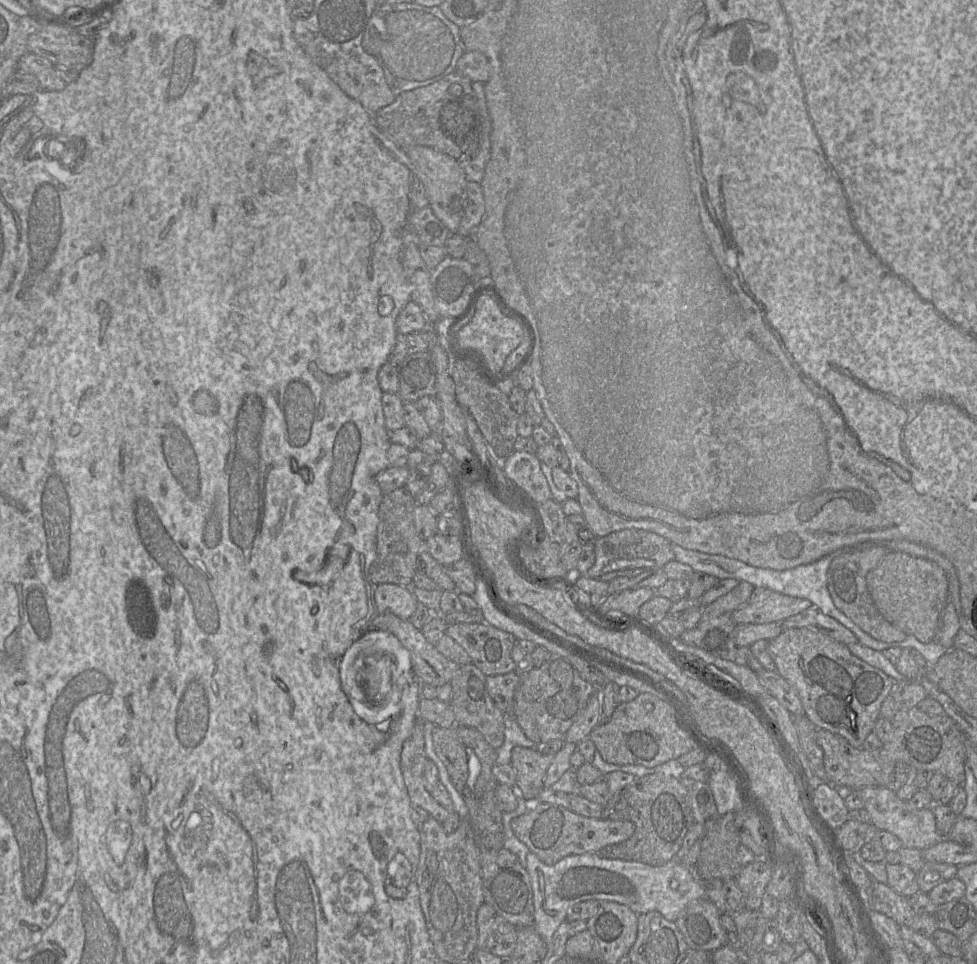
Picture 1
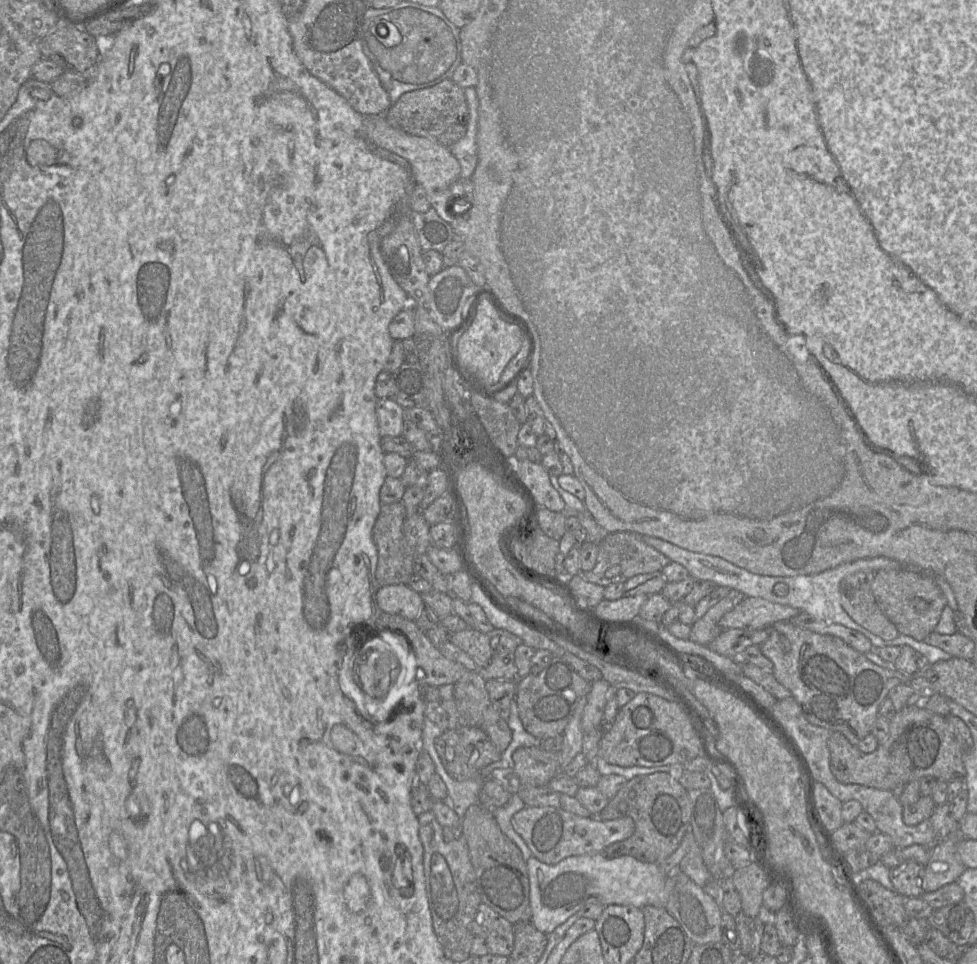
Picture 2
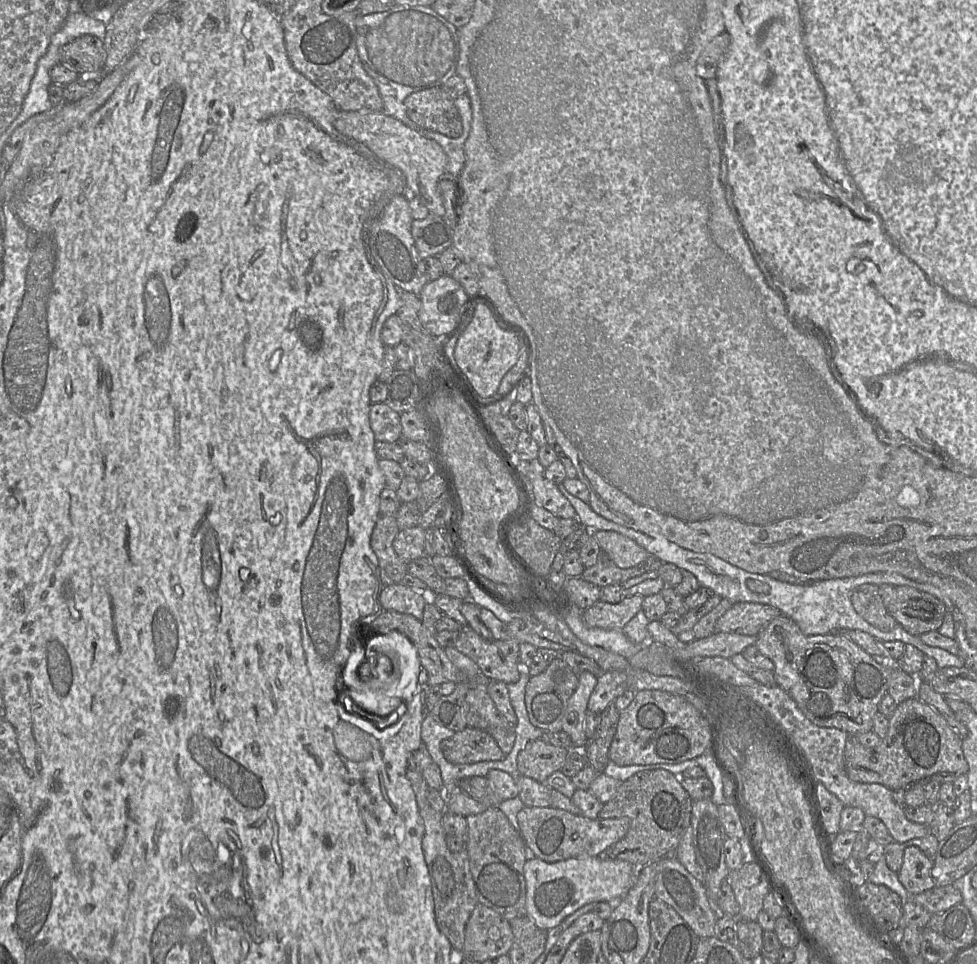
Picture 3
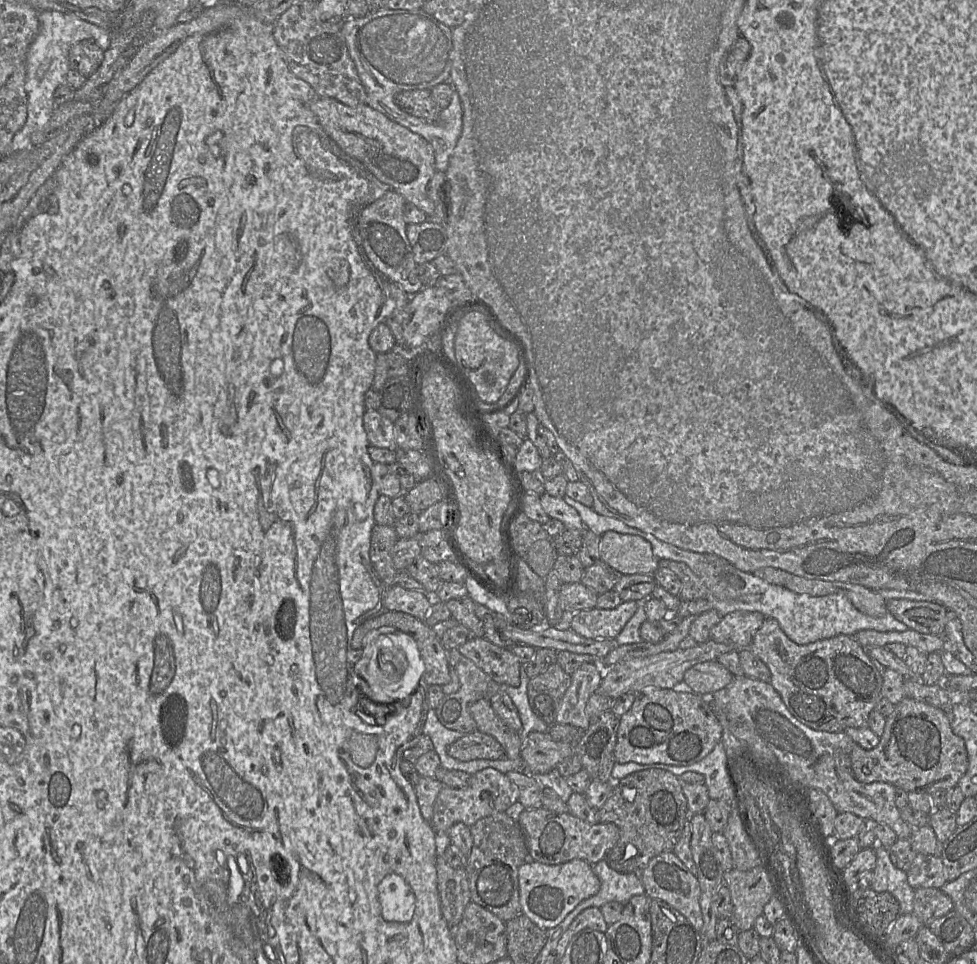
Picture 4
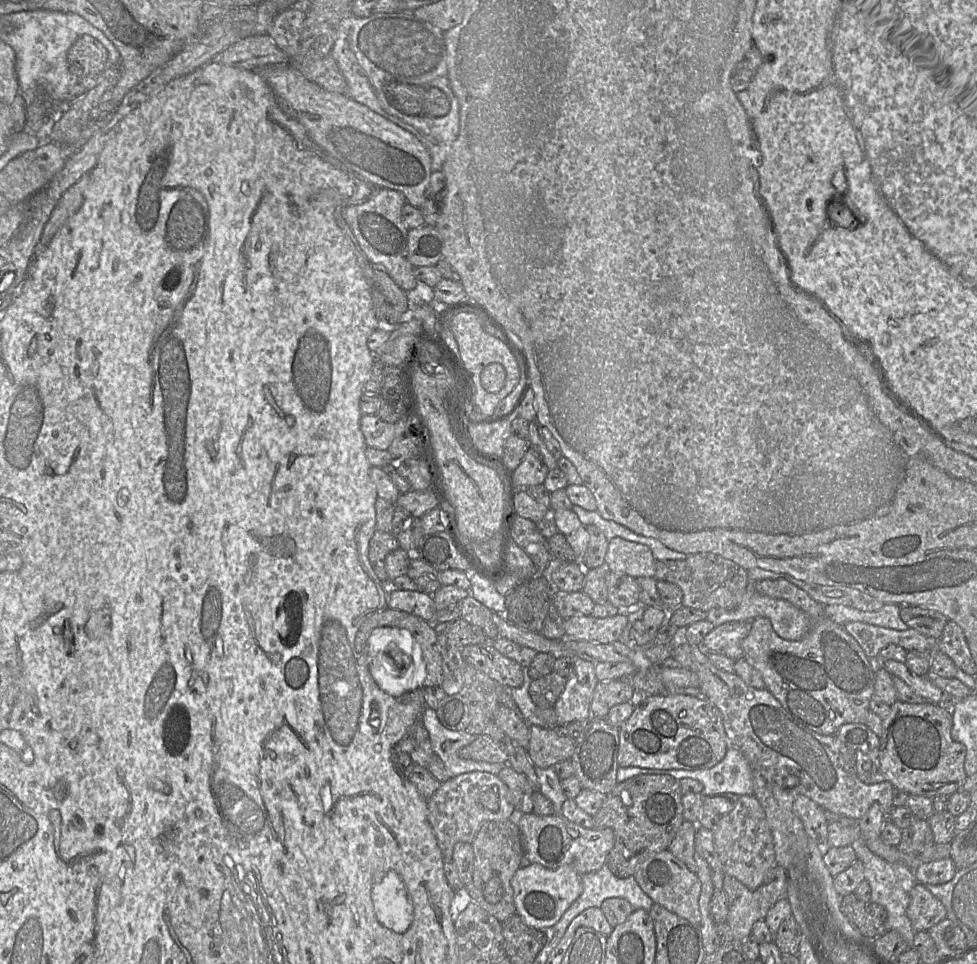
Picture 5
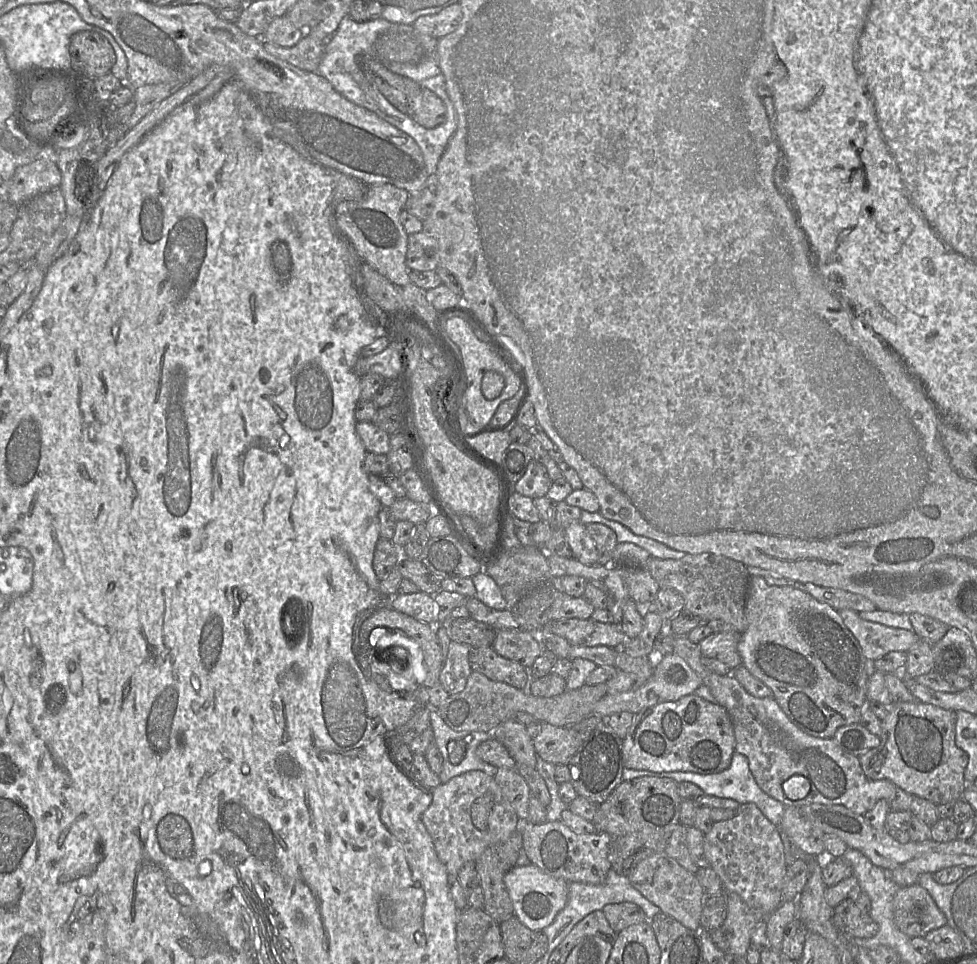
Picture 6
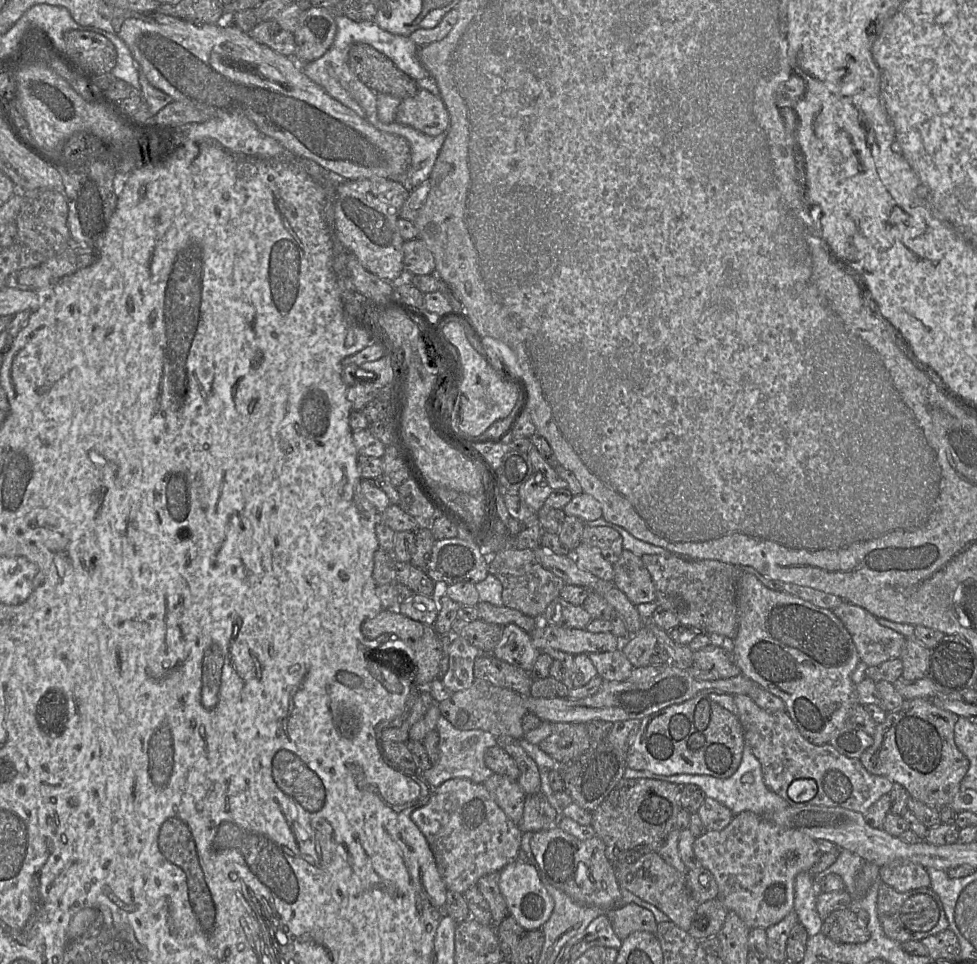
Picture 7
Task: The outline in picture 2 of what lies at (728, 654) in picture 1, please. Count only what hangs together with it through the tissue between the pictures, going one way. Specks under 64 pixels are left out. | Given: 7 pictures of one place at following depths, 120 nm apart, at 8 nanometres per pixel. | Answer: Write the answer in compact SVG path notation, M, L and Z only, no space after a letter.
M731 589L726 597L710 608L701 619L692 624L689 640L708 646L723 631L720 626L723 615L735 608L745 597L742 592Z

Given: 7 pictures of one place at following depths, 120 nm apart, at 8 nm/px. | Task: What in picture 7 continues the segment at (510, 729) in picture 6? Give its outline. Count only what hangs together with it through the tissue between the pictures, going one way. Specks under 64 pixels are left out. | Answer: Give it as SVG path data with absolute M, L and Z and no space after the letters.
M500 736L497 737L497 745L515 760L519 768L517 781L526 795L535 795L541 792L539 769L535 761L521 747L519 740L511 736Z

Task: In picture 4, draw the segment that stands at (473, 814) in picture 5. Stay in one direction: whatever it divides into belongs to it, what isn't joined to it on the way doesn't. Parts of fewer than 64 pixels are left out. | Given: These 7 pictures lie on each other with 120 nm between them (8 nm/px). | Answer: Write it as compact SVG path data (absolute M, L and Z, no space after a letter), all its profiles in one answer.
M486 768L471 775L469 784L464 788L452 788L443 786L434 803L433 818L431 825L435 832L446 832L456 823L463 823L471 827L478 820L490 816L494 813L505 812L519 799L518 787L507 777L506 774L493 768Z

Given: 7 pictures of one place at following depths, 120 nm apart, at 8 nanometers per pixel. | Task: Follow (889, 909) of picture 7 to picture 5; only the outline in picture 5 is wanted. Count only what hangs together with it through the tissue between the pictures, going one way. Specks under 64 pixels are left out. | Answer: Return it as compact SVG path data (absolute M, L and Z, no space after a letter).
M917 883L910 892L907 916L915 932L927 931L947 918L943 903L923 884Z

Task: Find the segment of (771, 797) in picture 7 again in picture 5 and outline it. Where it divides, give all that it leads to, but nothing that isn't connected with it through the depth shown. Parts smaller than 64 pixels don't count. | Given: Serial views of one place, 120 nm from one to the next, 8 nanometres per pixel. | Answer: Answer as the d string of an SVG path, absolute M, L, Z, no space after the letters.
M734 747L729 748L725 757L710 769L687 771L682 769L649 769L640 767L619 767L617 782L640 774L667 774L677 780L691 778L703 785L703 796L713 797L725 793L738 796L753 795L754 771L746 757Z

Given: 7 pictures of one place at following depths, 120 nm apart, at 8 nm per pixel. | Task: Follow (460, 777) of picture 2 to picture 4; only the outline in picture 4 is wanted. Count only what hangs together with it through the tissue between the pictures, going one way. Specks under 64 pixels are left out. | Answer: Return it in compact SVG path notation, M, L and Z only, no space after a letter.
M479 730L463 735L448 746L447 753L460 761L503 760L506 752L492 736Z

